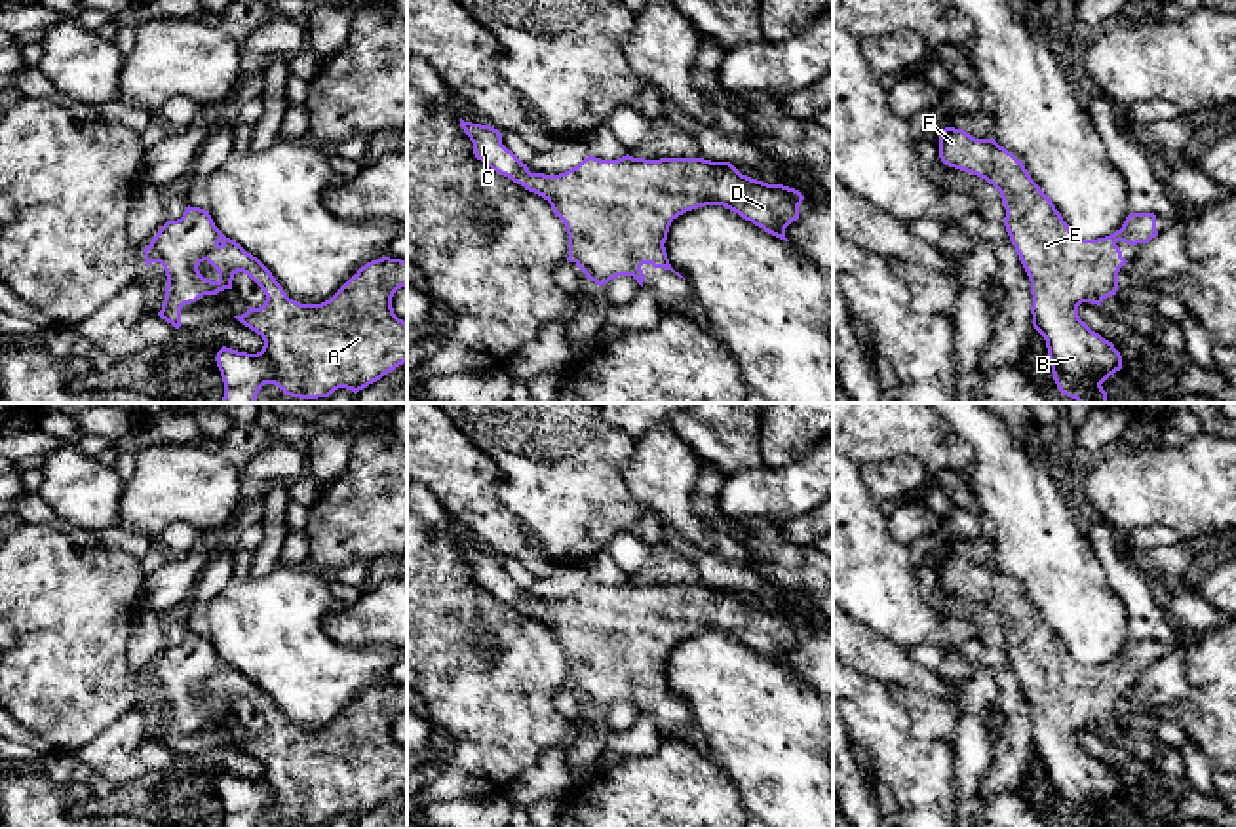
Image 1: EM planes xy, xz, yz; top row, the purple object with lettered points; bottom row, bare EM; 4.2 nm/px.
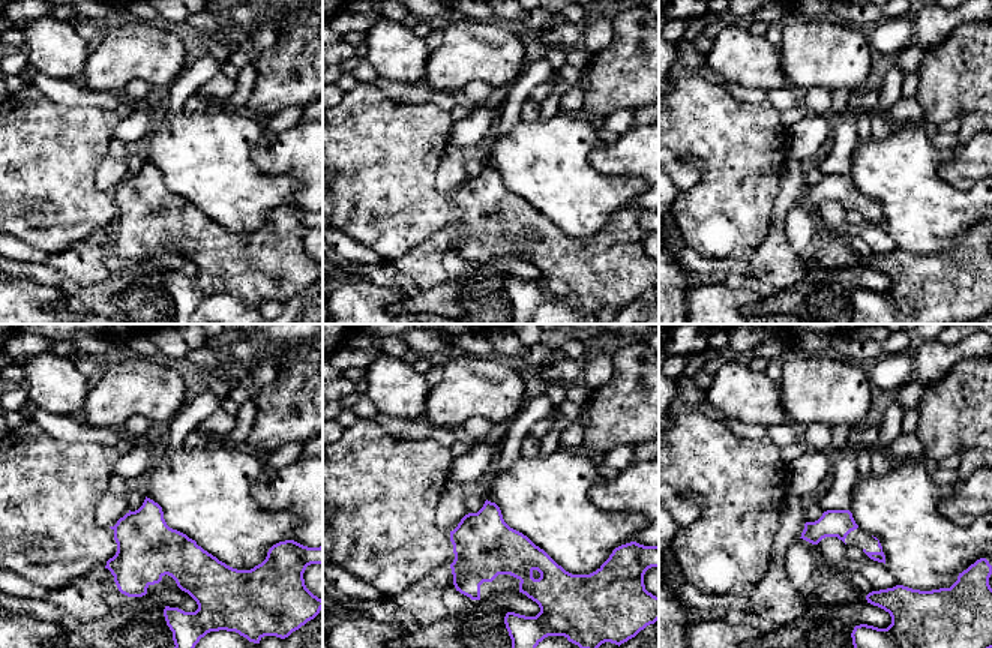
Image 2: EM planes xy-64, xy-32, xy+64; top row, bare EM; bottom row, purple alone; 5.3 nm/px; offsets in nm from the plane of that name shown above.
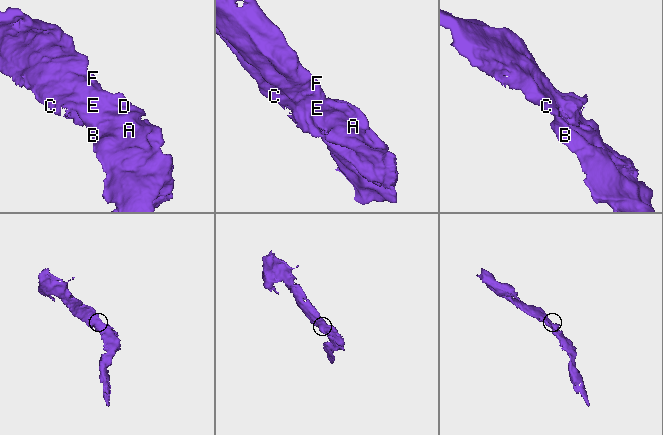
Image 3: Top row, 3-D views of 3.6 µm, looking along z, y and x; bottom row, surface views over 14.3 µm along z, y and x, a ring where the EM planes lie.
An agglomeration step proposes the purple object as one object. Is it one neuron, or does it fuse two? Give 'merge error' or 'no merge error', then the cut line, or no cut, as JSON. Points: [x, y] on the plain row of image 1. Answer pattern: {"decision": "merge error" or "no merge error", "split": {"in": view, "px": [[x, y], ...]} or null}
{"decision": "no merge error", "split": null}

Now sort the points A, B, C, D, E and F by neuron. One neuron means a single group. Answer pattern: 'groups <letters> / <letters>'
groups A B C D E F

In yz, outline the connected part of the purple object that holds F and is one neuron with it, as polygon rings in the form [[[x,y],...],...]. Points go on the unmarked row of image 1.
[[[945,553],[939,559],[939,584],[1000,618],[1006,658],[1031,707],[1033,753],[1046,766],[1059,818],[1078,829],[1107,829],[1101,810],[1122,795],[1122,781],[1080,745],[1078,732],[1101,732],[1116,721],[1118,698],[1128,688],[1116,669],[1149,669],[1158,662],[1156,641],[1130,639],[1114,660],[1082,665],[1071,658],[1023,588],[995,565]]]

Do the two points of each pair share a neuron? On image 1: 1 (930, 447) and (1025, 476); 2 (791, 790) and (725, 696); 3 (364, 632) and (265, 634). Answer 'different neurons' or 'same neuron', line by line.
1: different neurons
2: same neuron
3: different neurons

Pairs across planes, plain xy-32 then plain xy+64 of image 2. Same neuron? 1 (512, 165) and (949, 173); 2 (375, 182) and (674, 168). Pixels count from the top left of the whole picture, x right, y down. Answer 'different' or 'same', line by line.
1: different
2: different

